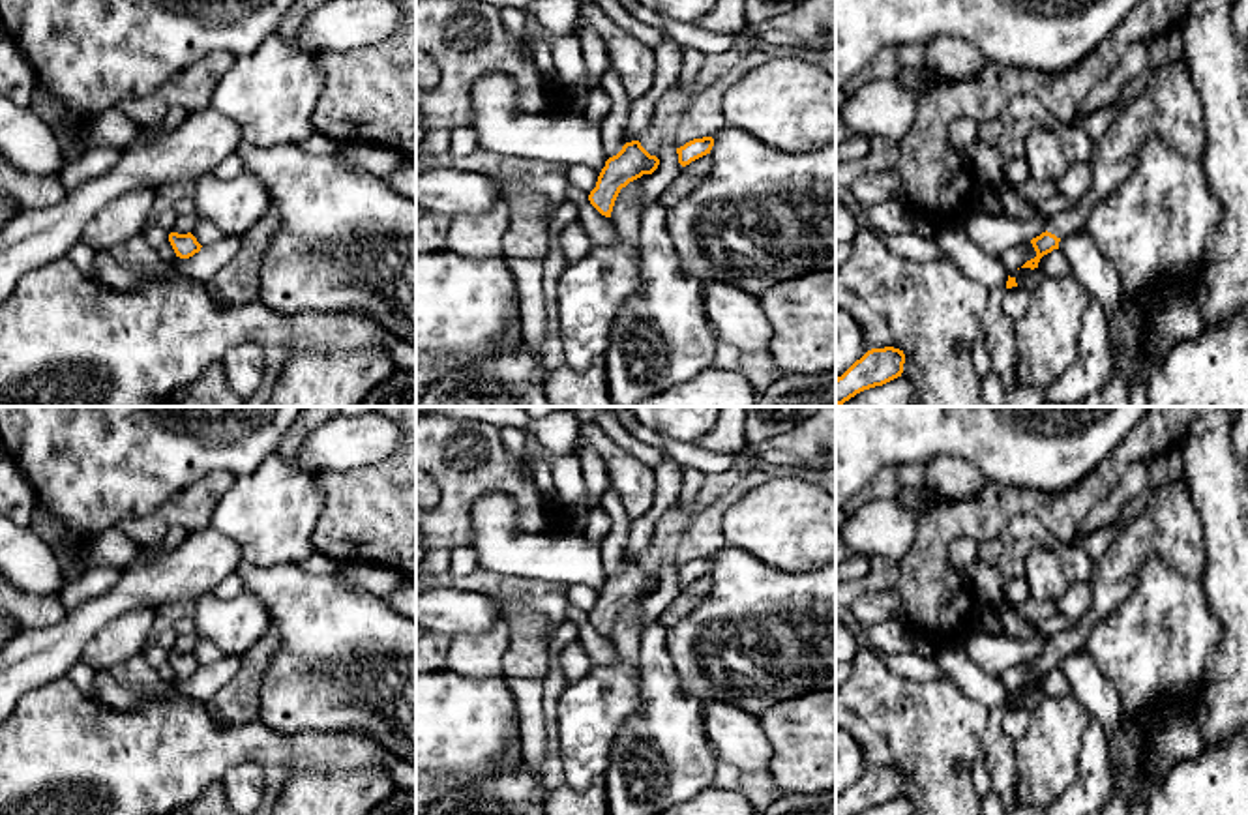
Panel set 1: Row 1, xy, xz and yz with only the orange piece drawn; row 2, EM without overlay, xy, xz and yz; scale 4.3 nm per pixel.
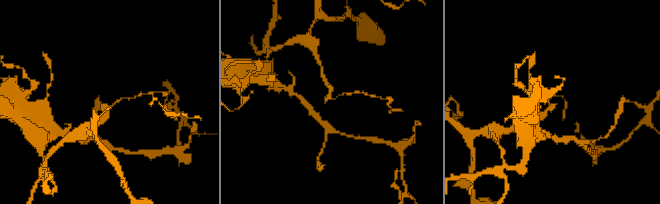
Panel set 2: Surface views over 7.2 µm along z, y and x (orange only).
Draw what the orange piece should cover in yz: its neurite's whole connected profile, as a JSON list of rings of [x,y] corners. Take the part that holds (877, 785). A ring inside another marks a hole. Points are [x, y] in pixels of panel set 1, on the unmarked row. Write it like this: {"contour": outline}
{"contour": [[[871,768],[836,798],[836,815],[856,815],[883,806],[903,793],[905,774],[899,768]]]}

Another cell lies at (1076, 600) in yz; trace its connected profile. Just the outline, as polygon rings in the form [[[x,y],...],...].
[[[1074,581],[1068,585],[1064,594],[1055,601],[1057,615],[1076,622],[1079,620],[1092,605],[1092,585],[1091,581]]]

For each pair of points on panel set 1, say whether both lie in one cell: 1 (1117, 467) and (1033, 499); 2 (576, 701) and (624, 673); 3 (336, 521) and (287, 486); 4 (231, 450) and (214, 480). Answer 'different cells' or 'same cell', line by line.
1: same cell
2: same cell
3: different cells
4: different cells

